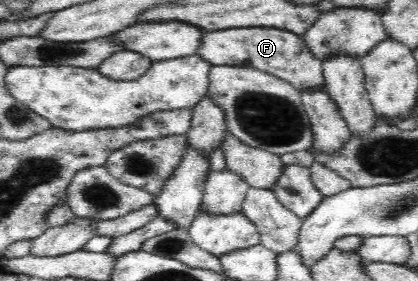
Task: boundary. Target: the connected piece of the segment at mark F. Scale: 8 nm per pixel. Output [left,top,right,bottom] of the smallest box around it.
[198,27,325,91]

